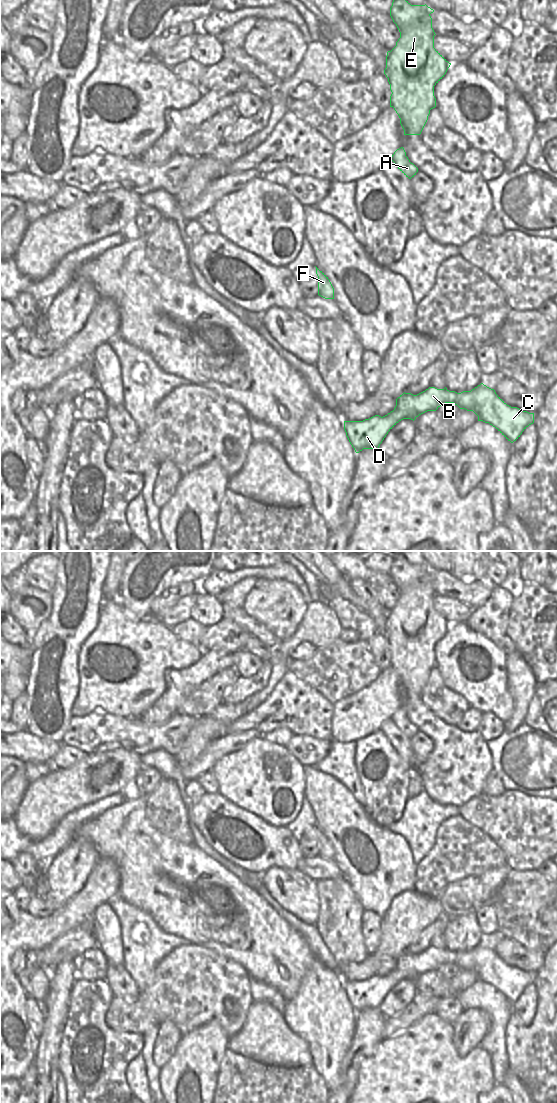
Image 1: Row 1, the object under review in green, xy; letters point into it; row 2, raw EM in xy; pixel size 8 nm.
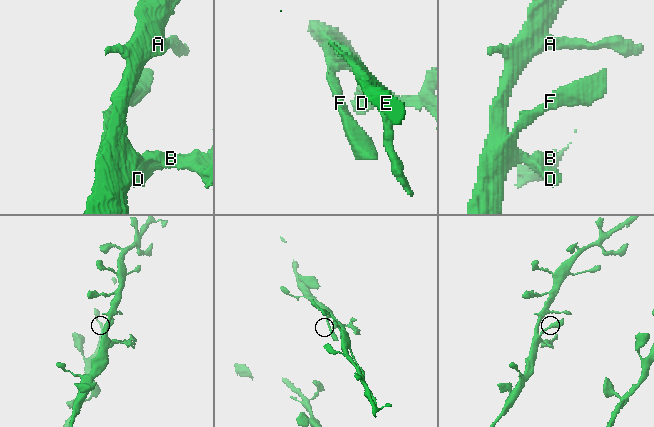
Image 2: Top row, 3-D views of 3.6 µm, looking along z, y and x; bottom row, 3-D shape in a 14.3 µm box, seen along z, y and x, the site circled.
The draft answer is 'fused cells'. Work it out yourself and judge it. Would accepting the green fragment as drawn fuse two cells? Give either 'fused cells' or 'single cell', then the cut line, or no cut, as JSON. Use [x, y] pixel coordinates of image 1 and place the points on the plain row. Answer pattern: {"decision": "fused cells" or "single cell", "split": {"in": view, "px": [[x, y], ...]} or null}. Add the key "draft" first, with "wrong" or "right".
{"draft": "right", "decision": "fused cells", "split": {"in": "xy", "px": [[441, 949], [445, 952], [446, 958], [454, 962]]}}

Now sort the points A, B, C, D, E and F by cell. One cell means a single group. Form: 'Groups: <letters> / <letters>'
Groups: A B D E F / C

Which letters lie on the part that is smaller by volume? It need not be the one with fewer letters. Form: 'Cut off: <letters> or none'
Cut off: C

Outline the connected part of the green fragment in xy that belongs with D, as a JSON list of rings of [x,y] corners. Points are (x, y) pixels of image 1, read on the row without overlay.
[[[429,947],[413,955],[403,953],[396,959],[393,971],[381,977],[375,975],[363,981],[344,981],[346,996],[356,1013],[363,1009],[378,1009],[388,992],[401,980],[415,980],[427,971],[436,971],[445,963],[454,963],[446,959],[442,949]]]

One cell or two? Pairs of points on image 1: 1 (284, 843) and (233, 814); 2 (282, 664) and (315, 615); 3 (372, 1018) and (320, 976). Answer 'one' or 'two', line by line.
1: one
2: one
3: two

